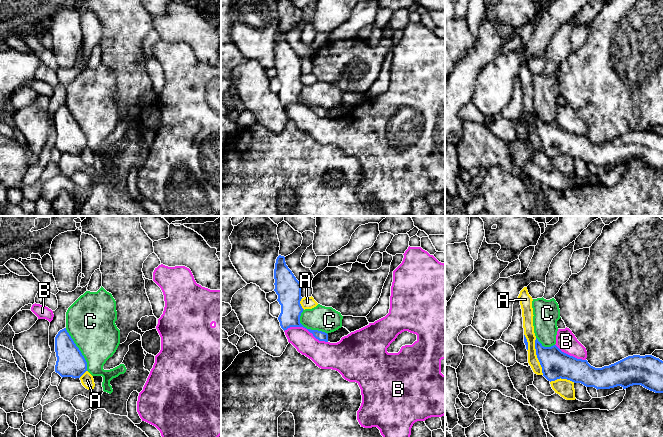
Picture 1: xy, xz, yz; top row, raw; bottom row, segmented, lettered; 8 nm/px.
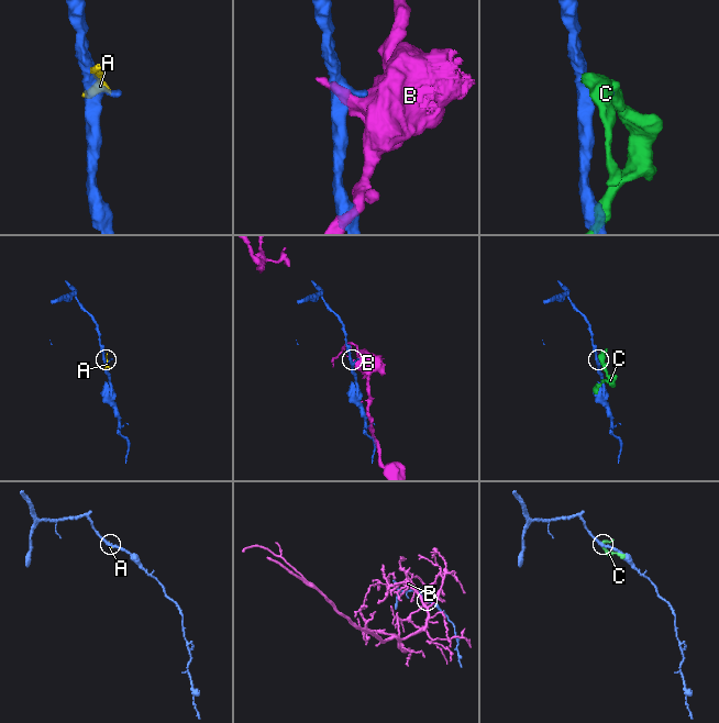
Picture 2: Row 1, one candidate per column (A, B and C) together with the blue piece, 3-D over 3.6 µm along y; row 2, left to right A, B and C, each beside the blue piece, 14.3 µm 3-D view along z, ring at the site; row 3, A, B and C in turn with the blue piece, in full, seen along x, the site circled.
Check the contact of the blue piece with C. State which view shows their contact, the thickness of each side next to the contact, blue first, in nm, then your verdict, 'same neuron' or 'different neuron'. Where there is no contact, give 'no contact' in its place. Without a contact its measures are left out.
contact in xy; calibres 220 and 400 nm; different neuron

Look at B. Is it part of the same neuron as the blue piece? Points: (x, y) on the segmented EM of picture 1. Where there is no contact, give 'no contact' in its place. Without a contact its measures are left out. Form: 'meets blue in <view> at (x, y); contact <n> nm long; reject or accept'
meets blue in xz at (306, 328); contact 360 nm long; reject

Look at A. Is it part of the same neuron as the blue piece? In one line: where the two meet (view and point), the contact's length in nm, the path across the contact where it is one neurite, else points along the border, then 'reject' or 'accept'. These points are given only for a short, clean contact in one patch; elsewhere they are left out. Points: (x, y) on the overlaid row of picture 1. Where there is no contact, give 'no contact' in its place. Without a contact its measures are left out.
contact yz (537, 356); length 300 nm; reject

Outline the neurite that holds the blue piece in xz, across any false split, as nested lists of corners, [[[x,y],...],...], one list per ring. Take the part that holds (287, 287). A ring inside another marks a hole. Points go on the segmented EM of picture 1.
[[[279,255],[279,256],[277,257],[277,259],[276,259],[275,269],[274,269],[274,279],[275,279],[275,283],[274,283],[275,289],[274,289],[274,291],[275,291],[276,294],[278,295],[277,301],[278,301],[279,304],[281,305],[281,313],[280,313],[280,315],[279,315],[279,317],[278,317],[278,320],[279,320],[279,322],[280,322],[281,328],[282,328],[284,331],[287,330],[287,329],[290,328],[290,327],[303,327],[303,328],[307,329],[306,327],[304,327],[304,326],[300,323],[300,316],[301,316],[301,313],[302,313],[303,310],[304,310],[304,309],[302,308],[302,306],[301,306],[301,304],[300,304],[300,301],[301,301],[301,299],[302,299],[302,297],[301,297],[301,283],[296,279],[296,277],[294,276],[294,274],[292,273],[292,271],[291,271],[291,270],[288,268],[288,266],[286,265],[285,257],[284,257],[284,256]]]

